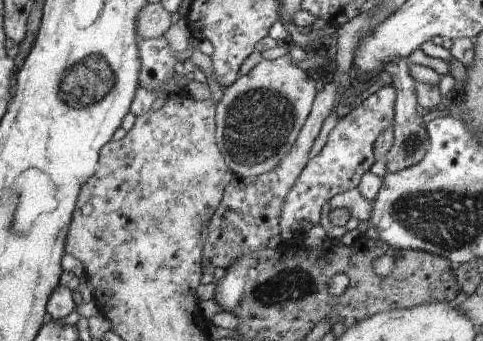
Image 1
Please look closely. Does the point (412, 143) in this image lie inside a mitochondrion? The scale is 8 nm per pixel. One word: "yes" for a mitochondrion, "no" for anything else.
yes

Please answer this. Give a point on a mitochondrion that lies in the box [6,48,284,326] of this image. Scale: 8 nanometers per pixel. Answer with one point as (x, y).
(84, 83)

